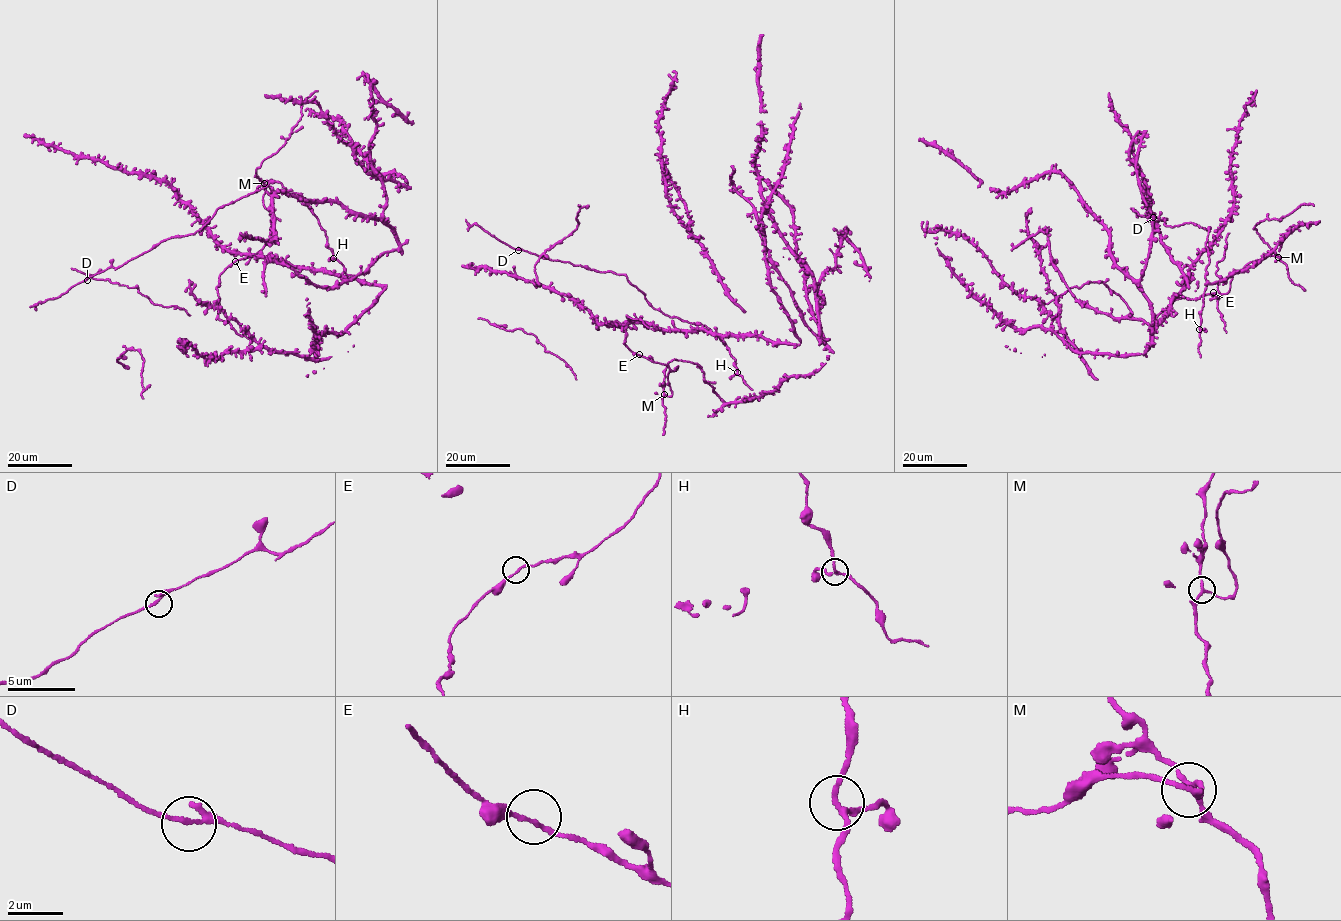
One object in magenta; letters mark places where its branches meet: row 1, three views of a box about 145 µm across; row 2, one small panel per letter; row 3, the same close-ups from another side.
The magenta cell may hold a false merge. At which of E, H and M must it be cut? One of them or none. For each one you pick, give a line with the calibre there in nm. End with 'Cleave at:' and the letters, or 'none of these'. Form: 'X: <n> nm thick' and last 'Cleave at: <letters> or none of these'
Cleave at: none of these

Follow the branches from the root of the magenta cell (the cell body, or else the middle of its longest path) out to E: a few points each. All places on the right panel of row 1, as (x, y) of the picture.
E: (1279, 257), (1267, 255), (1249, 262), (1233, 275), (1229, 291), (1217, 297), (1213, 292)

